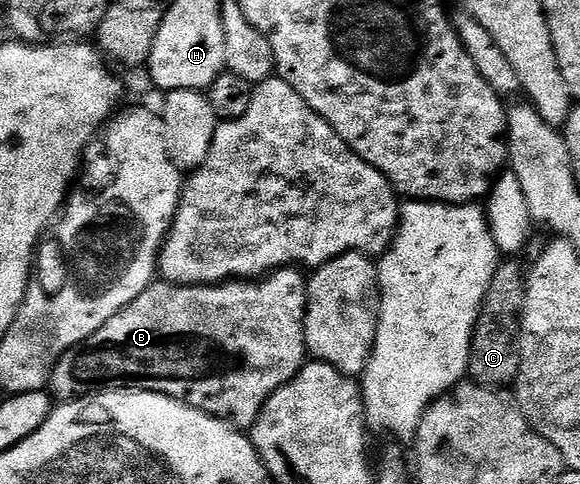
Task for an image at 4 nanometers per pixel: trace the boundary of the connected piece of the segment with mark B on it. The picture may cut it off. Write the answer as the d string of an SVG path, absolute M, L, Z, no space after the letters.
M296 266L282 267L256 281L203 287L154 281L107 325L73 347L55 365L47 387L58 404L102 391L150 391L171 397L238 429L252 429L266 401L300 373L307 362L307 279Z

